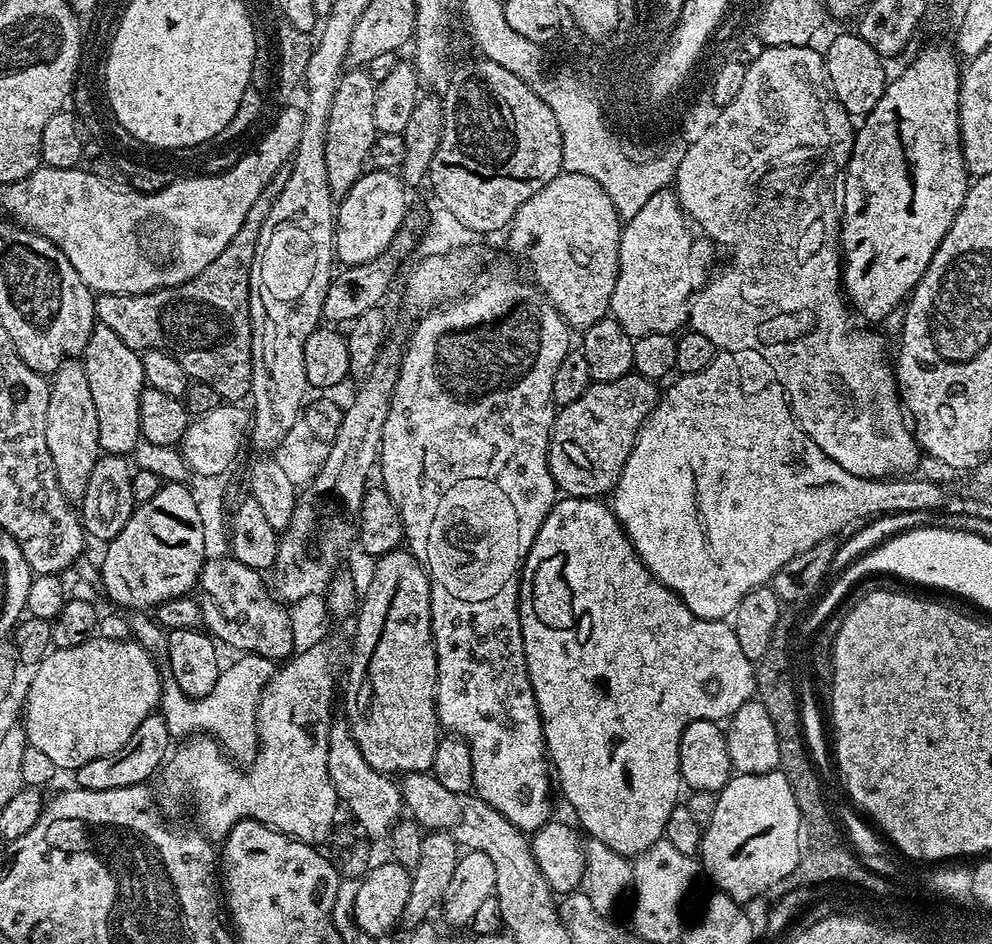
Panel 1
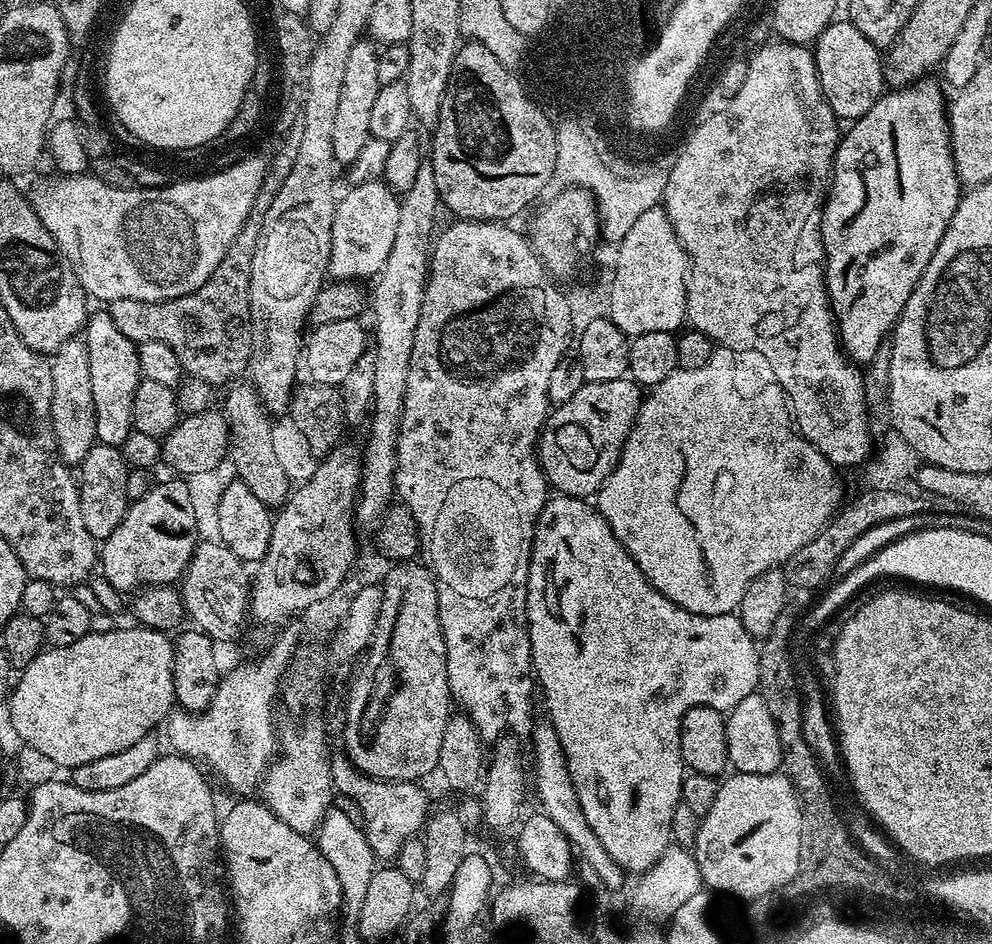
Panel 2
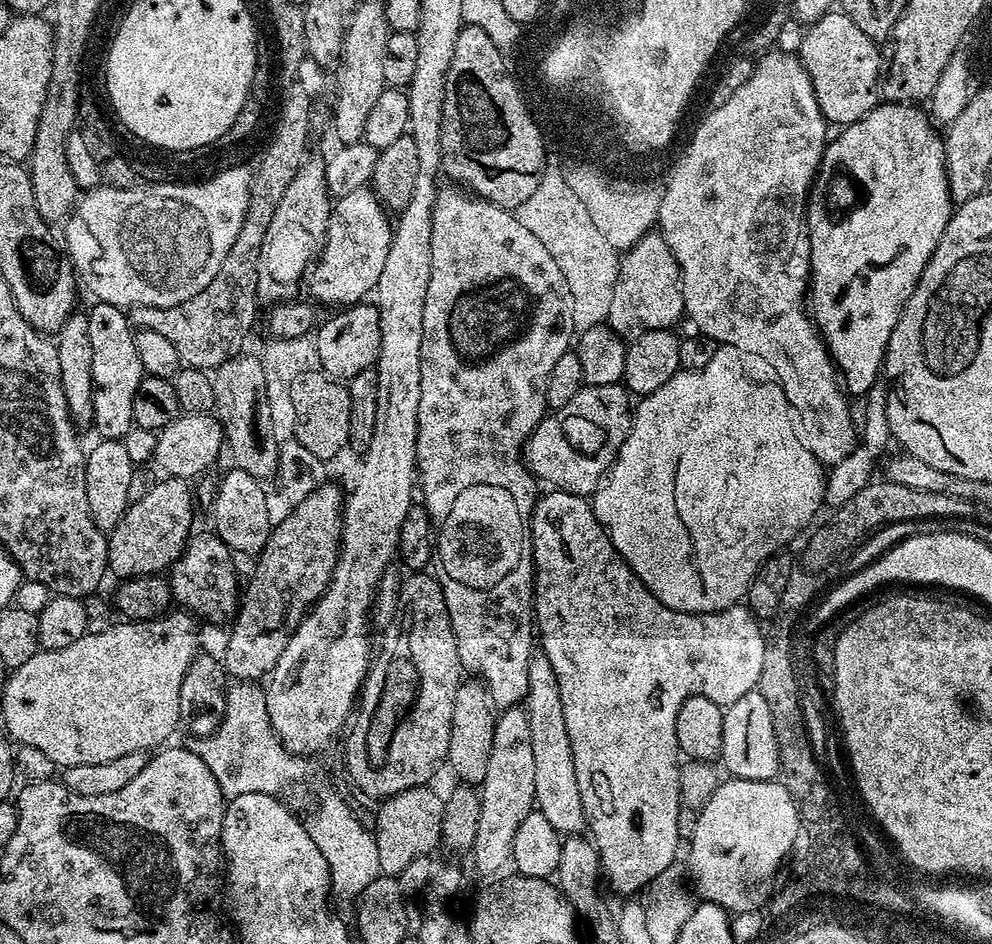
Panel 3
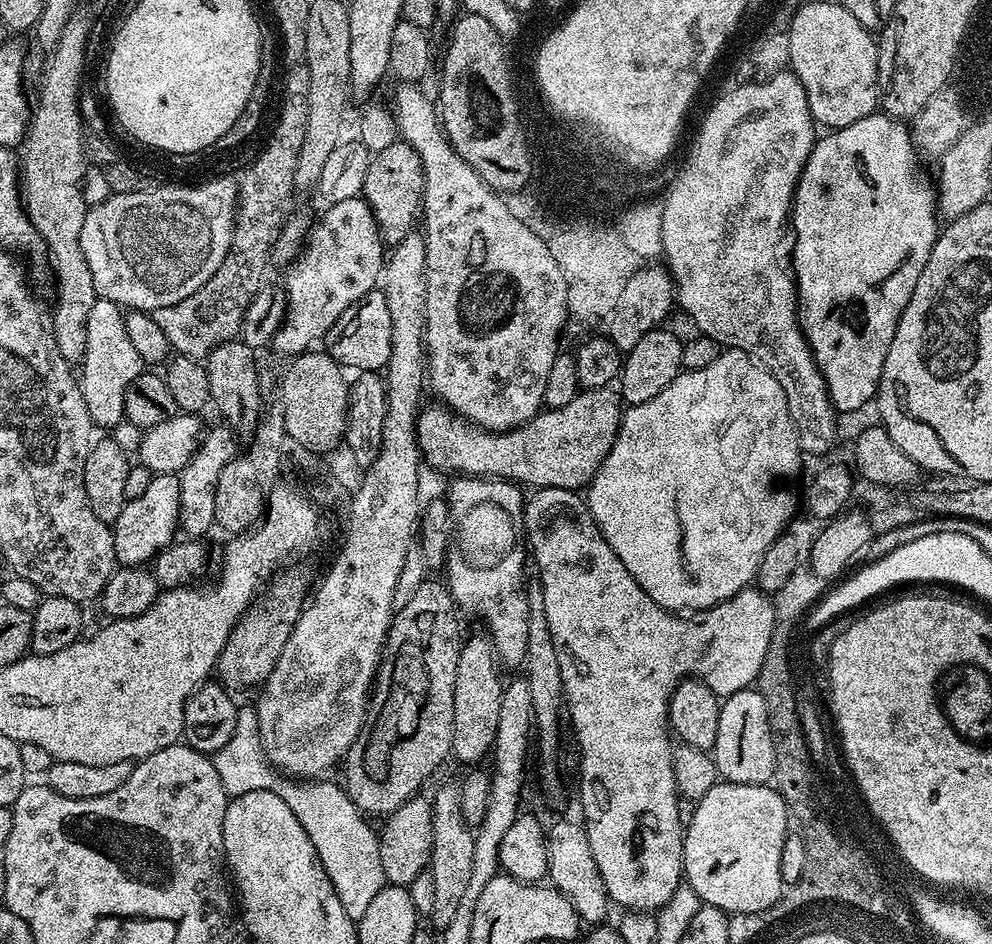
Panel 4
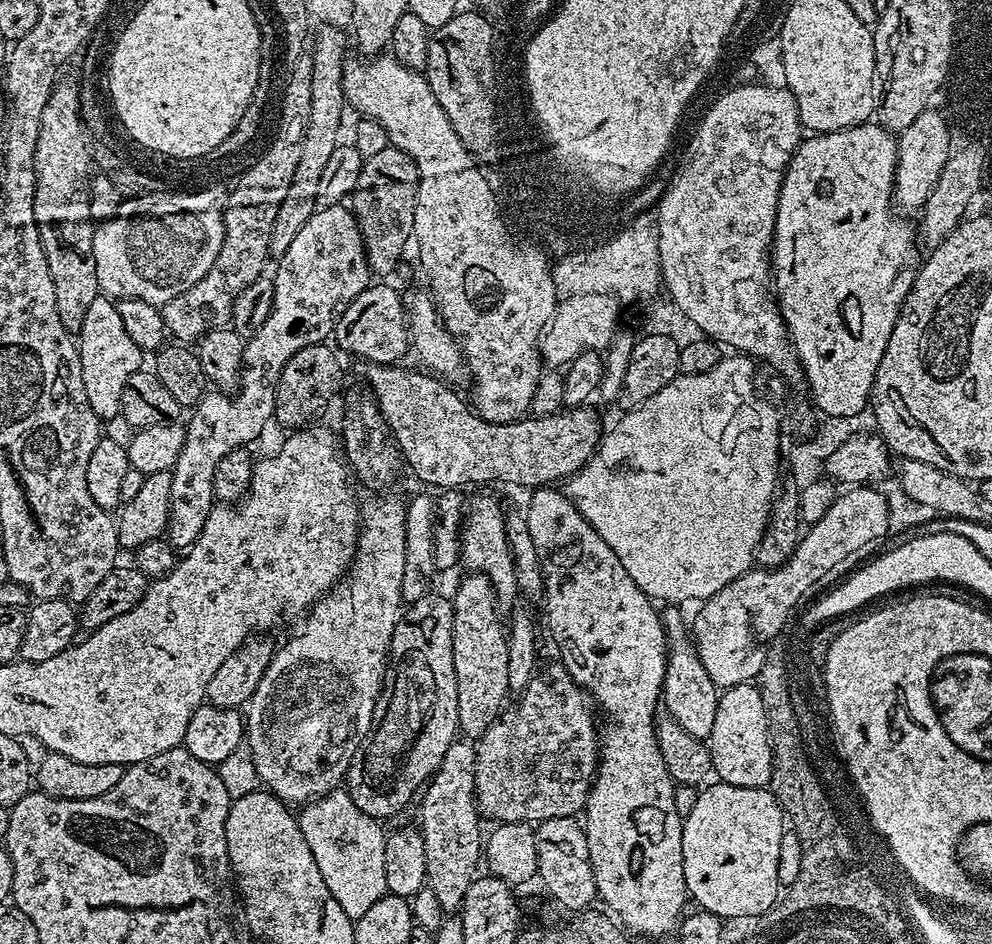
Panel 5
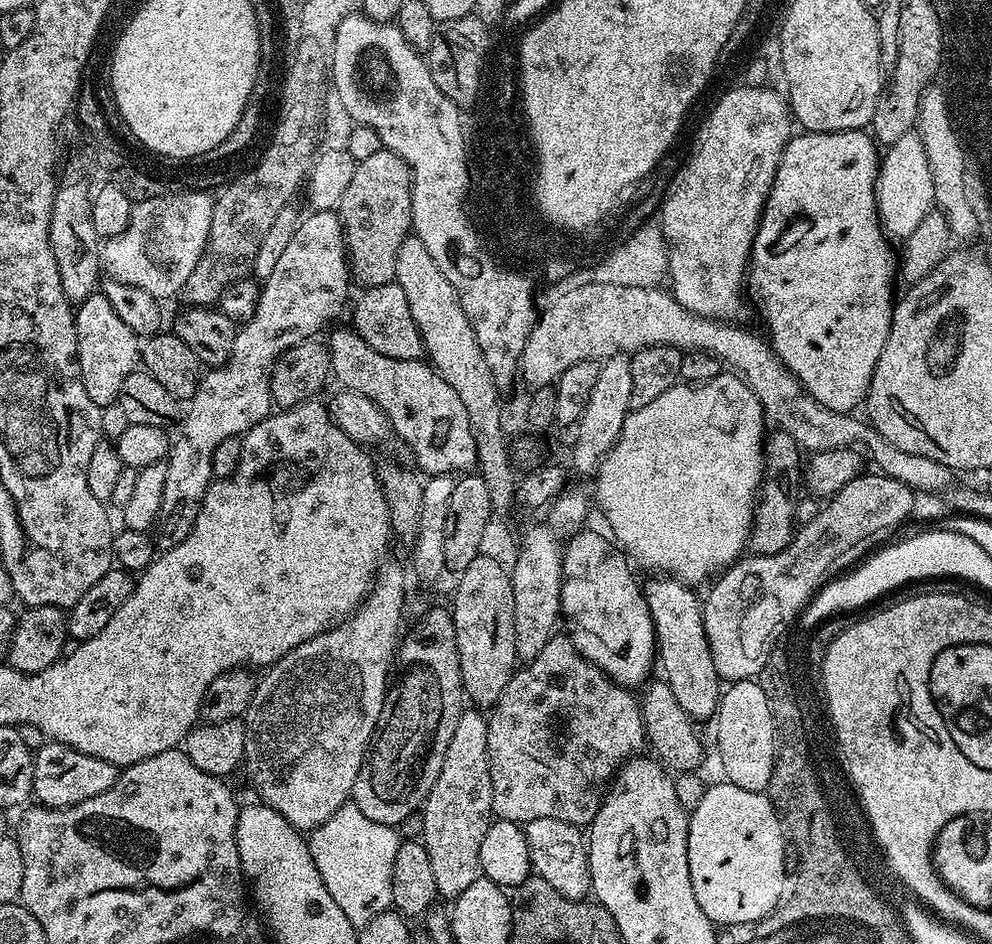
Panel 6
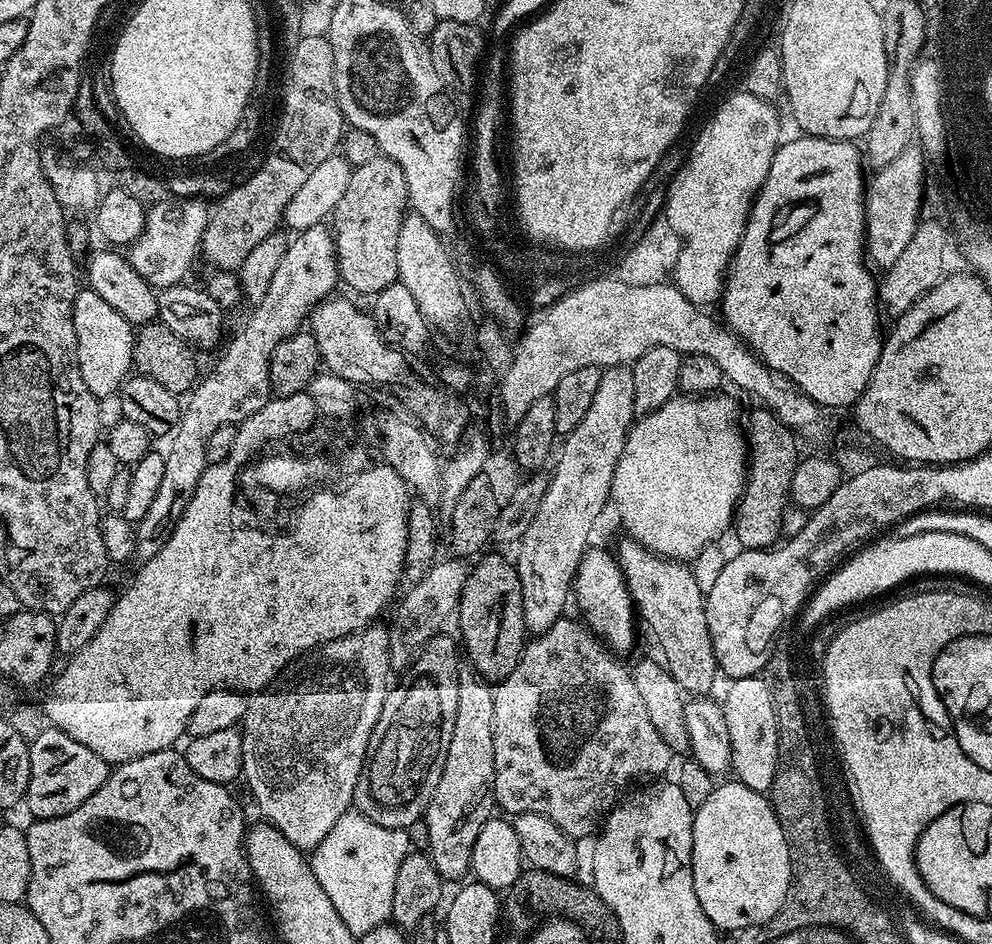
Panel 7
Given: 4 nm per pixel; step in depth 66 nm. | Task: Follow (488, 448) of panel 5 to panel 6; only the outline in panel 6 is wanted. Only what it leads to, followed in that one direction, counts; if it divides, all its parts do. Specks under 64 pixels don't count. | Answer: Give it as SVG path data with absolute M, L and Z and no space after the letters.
M348 326L327 338L326 345L331 353L331 375L340 383L339 387L361 392L385 412L395 439L412 451L415 467L421 473L452 476L471 473L477 467L476 439L466 406L462 406L454 386L438 375L431 363L386 357Z

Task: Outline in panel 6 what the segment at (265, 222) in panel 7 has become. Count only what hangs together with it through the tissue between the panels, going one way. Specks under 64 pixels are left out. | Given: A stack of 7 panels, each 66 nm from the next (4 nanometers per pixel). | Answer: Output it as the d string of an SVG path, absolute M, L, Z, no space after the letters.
M276 136L276 142L271 146L271 151L264 153L264 156L256 163L255 168L237 175L236 181L220 197L218 195L215 197L208 245L204 251L205 256L198 262L198 266L194 266L194 274L190 274L188 279L186 297L188 296L187 303L189 305L215 305L230 285L235 284L237 280L245 279L252 272L252 259L258 254L258 246L262 246L262 238L266 238L266 230L270 230L274 218L278 218L278 210L287 208L293 203L292 199L297 195L294 186L302 186L305 183L302 172L292 174L292 170L284 162L284 154L274 150L274 148L284 148L284 142L286 142L286 136L284 138Z

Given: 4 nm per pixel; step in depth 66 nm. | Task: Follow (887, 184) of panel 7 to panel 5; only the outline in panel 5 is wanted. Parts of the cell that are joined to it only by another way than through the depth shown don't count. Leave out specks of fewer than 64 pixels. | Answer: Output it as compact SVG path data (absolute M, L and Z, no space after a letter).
M929 108L918 114L914 122L897 137L895 182L893 184L893 199L904 208L921 209L929 194L941 176L942 170L952 153L948 120L935 110Z

